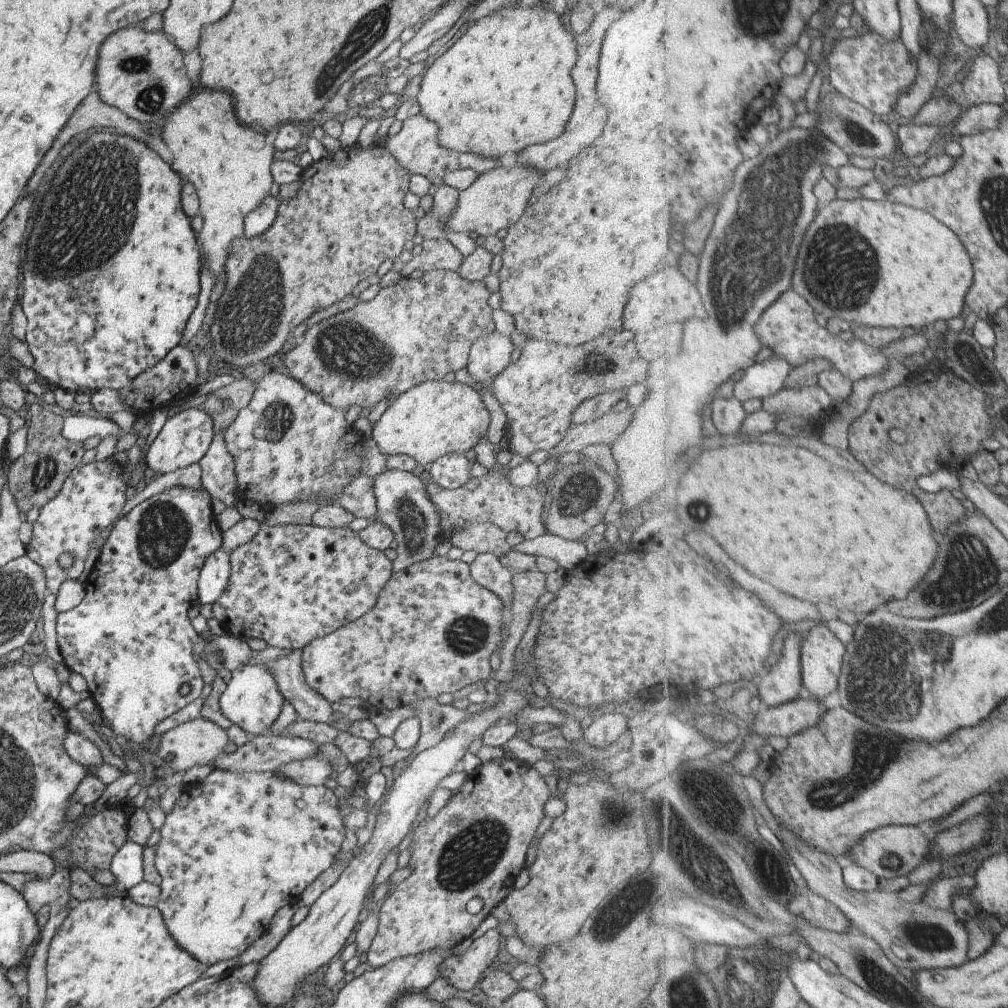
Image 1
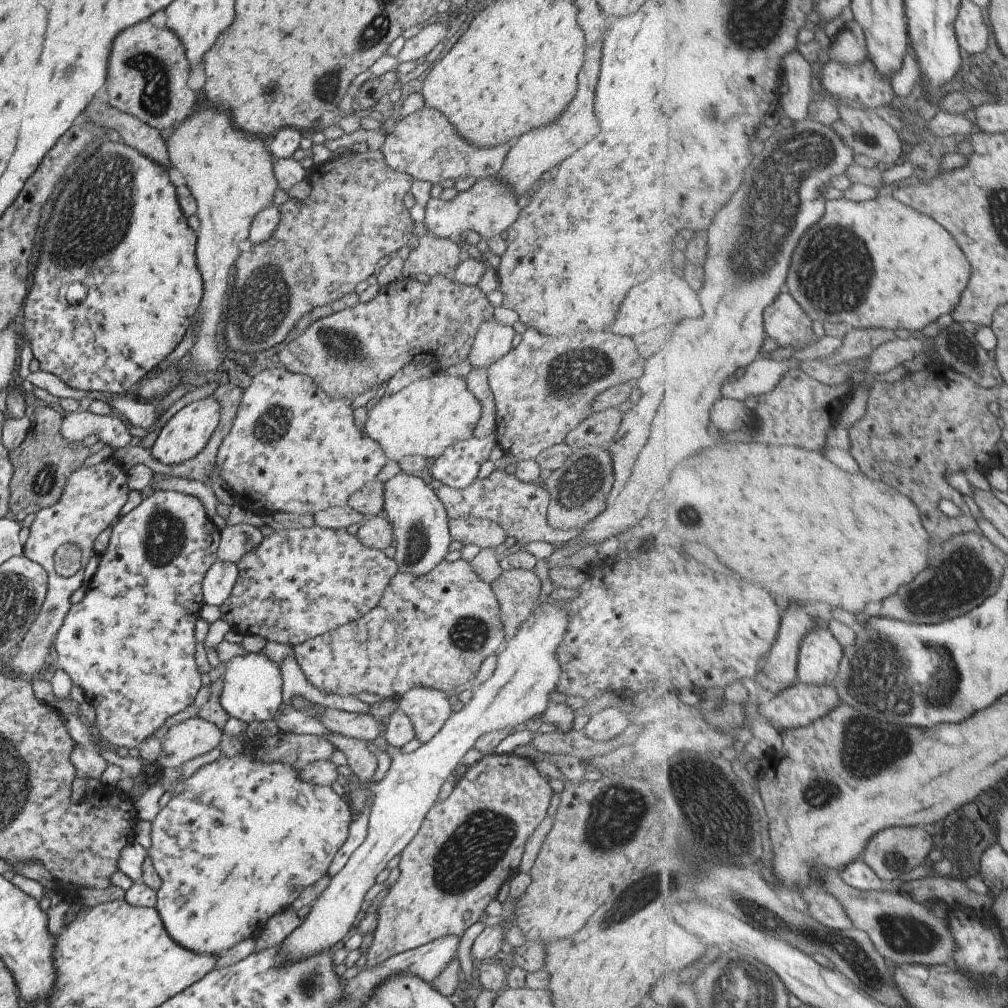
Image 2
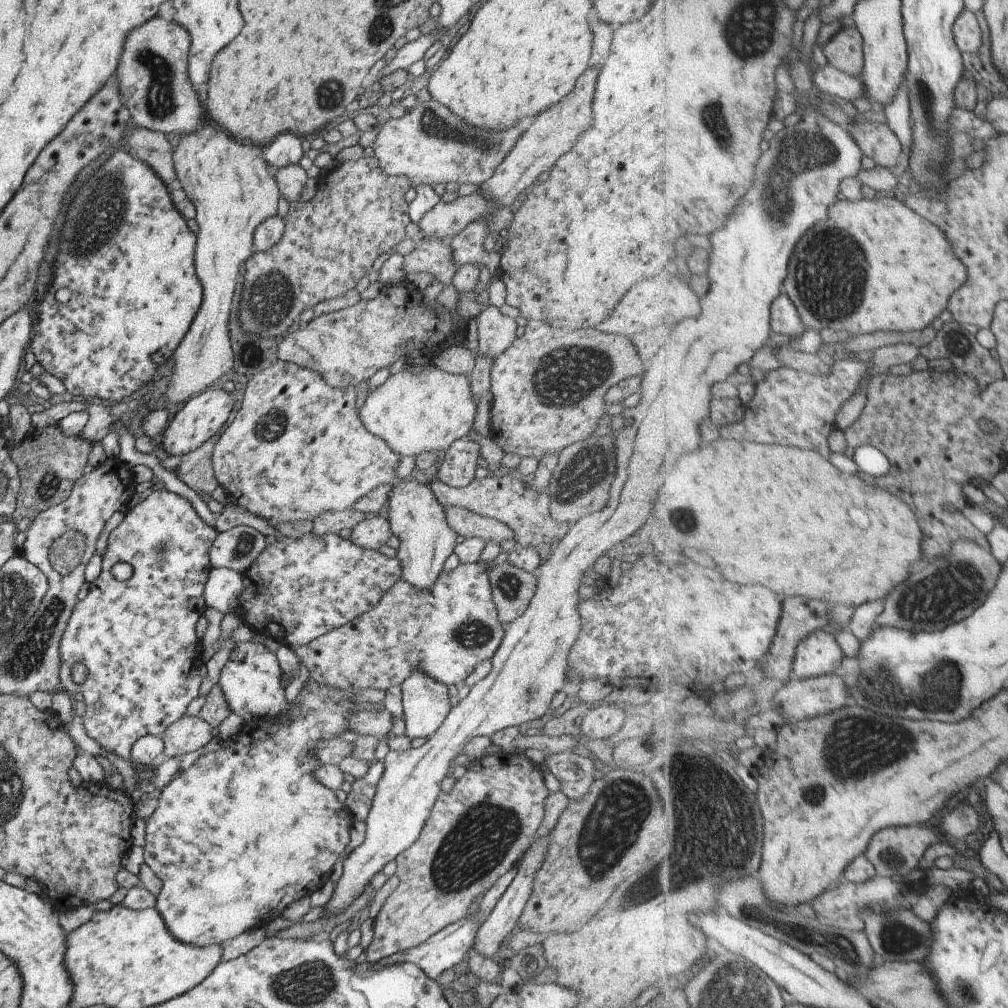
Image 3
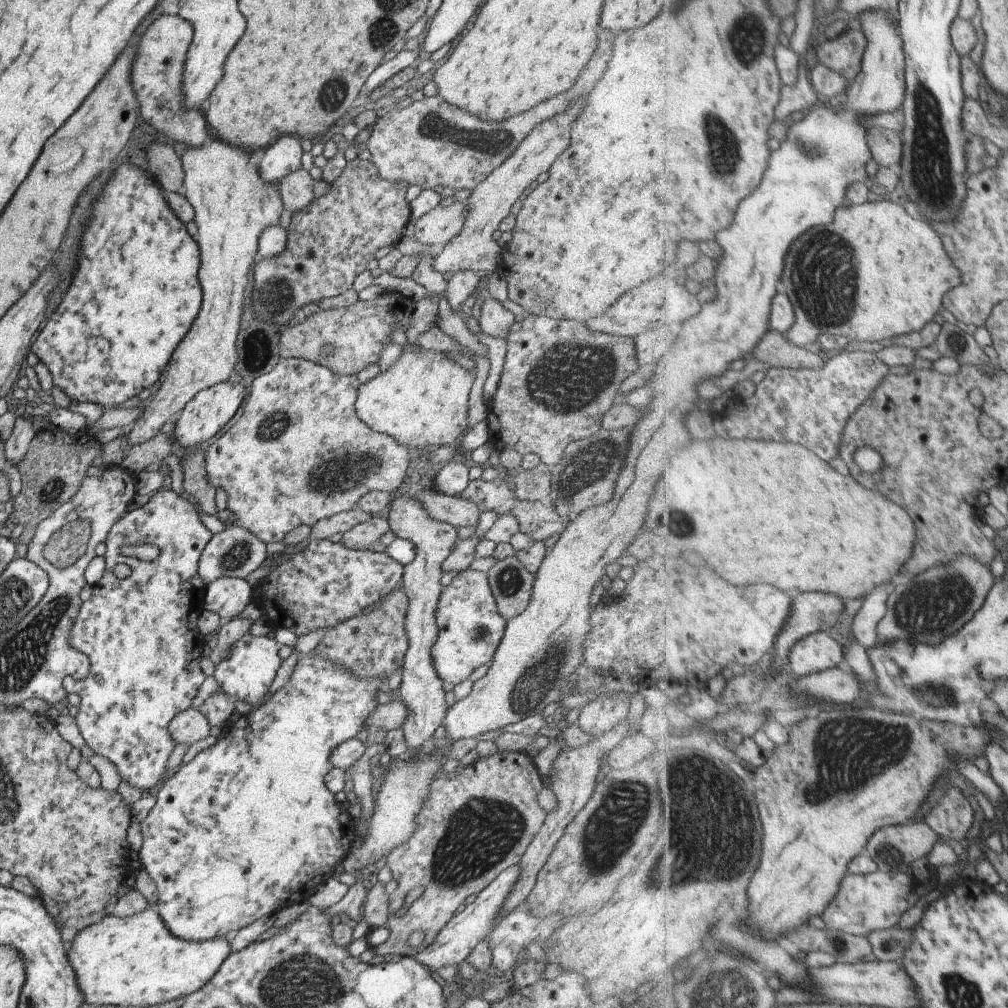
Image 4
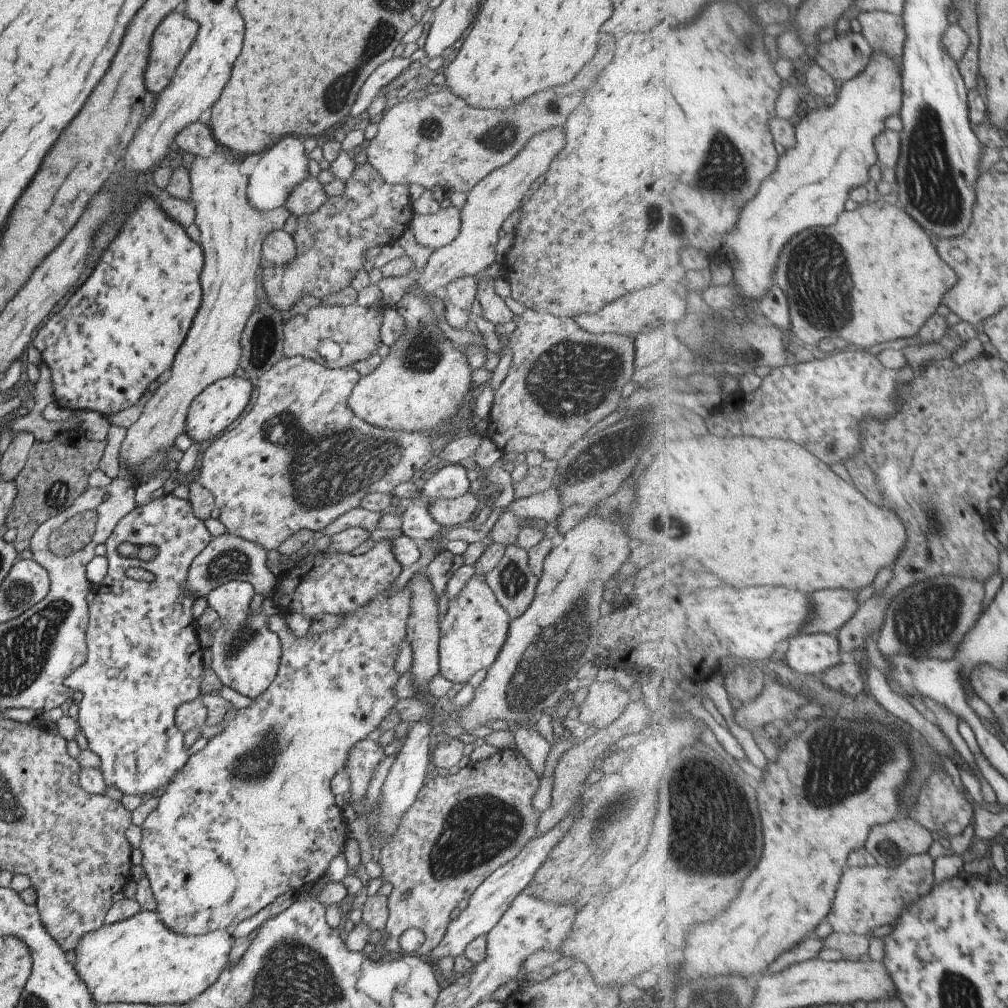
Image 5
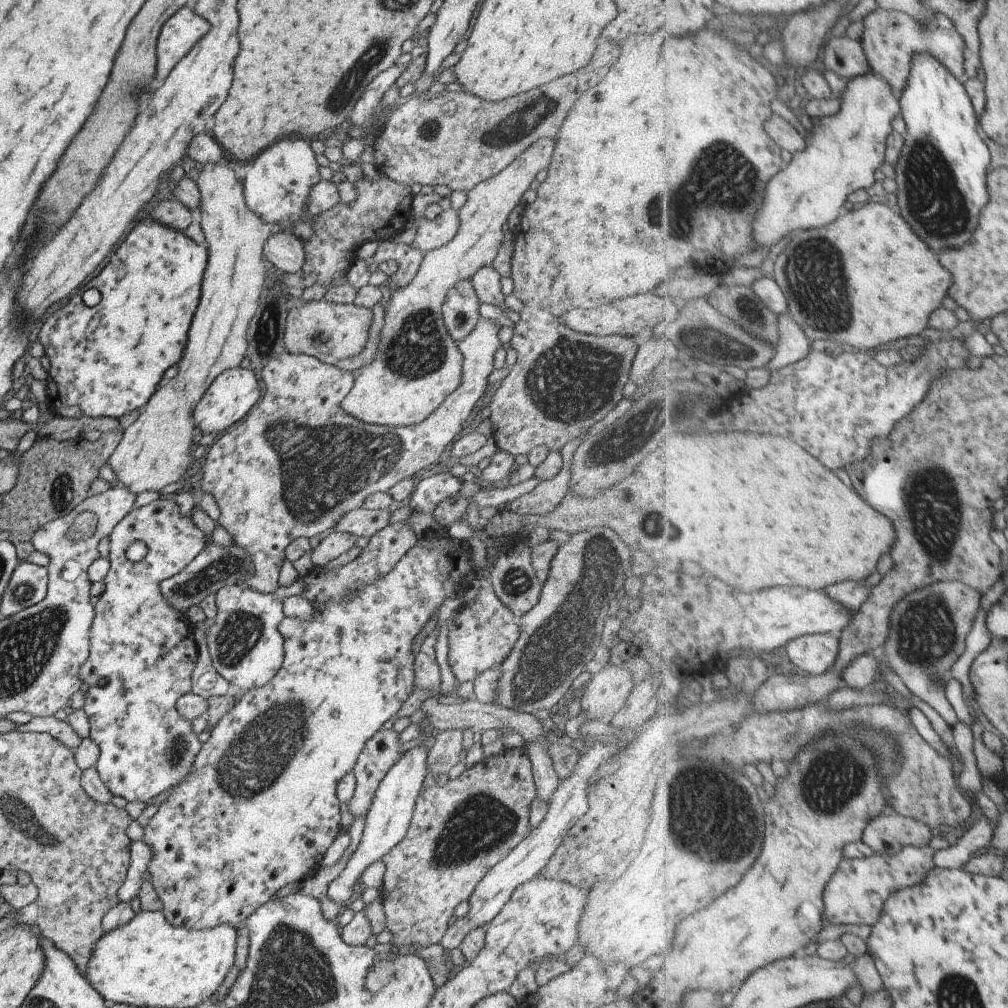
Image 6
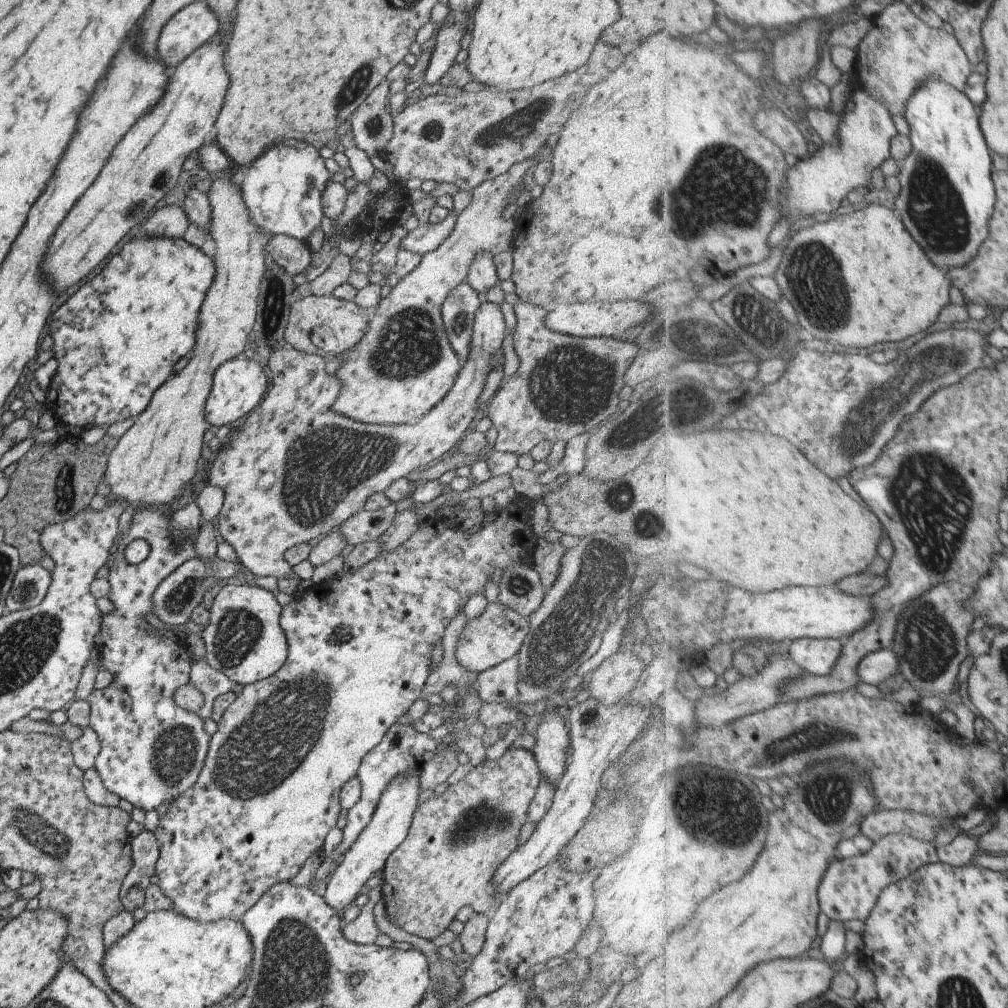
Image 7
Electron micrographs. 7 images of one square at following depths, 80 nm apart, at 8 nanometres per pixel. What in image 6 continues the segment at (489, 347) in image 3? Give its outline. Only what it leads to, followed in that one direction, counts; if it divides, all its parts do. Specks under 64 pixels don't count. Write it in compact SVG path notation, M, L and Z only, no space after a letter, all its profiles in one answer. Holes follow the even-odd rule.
M487 265L479 269L469 280L479 303L494 304L506 316L511 315L503 303L504 296L500 291L499 277L491 266Z

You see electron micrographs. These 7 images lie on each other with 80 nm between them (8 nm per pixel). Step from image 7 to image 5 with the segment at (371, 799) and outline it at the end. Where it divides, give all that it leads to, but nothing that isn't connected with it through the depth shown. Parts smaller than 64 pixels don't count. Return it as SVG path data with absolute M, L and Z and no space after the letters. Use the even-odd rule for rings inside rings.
M361 739L352 749L348 750L348 757L344 760L343 770L350 778L350 801L360 803L365 796L367 782L371 778L373 767L385 757L383 748L375 745L376 740Z

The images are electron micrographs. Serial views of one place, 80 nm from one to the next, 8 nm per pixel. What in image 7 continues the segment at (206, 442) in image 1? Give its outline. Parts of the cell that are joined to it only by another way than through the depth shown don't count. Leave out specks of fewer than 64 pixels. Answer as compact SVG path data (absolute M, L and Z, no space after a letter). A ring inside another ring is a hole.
M239 356L224 362L213 373L211 388L202 408L204 421L209 426L217 428L229 422L240 422L242 416L253 410L263 398L267 381L265 369L255 360L255 357L252 360L246 360Z

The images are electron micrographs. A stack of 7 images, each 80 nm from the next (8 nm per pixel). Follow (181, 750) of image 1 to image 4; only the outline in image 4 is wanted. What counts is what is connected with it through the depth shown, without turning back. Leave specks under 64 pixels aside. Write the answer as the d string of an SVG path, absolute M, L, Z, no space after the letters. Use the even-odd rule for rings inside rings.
M190 707L173 716L167 732L169 732L169 738L173 740L173 744L187 744L189 747L197 740L203 740L208 736L209 728L205 716L198 709Z

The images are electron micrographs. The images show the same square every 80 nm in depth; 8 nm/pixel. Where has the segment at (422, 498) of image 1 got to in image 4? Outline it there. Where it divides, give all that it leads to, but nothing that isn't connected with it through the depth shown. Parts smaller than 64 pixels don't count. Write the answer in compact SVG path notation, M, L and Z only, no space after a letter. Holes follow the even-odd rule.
M408 494L397 496L389 505L389 529L396 538L409 540L415 548L415 556L409 564L405 564L402 572L401 590L407 598L407 607L404 612L403 632L407 638L405 650L405 662L402 663L402 672L399 699L405 706L405 720L400 726L407 752L401 760L419 758L421 756L421 742L427 742L432 737L437 727L442 724L445 717L445 693L441 688L442 681L437 677L431 658L431 646L437 638L437 626L435 626L435 606L439 602L441 592L440 577L441 564L449 556L452 547L456 543L457 530L446 523L437 522L427 516L421 502Z

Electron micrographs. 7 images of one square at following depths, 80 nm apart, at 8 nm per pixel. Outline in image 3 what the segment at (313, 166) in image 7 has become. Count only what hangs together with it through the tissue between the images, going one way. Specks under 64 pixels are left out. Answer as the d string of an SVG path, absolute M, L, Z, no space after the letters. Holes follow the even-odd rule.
M285 132L285 134L279 134L273 144L265 150L265 162L273 168L273 173L283 166L289 166L289 164L297 164L302 157L301 143L302 138L295 136L291 132Z

